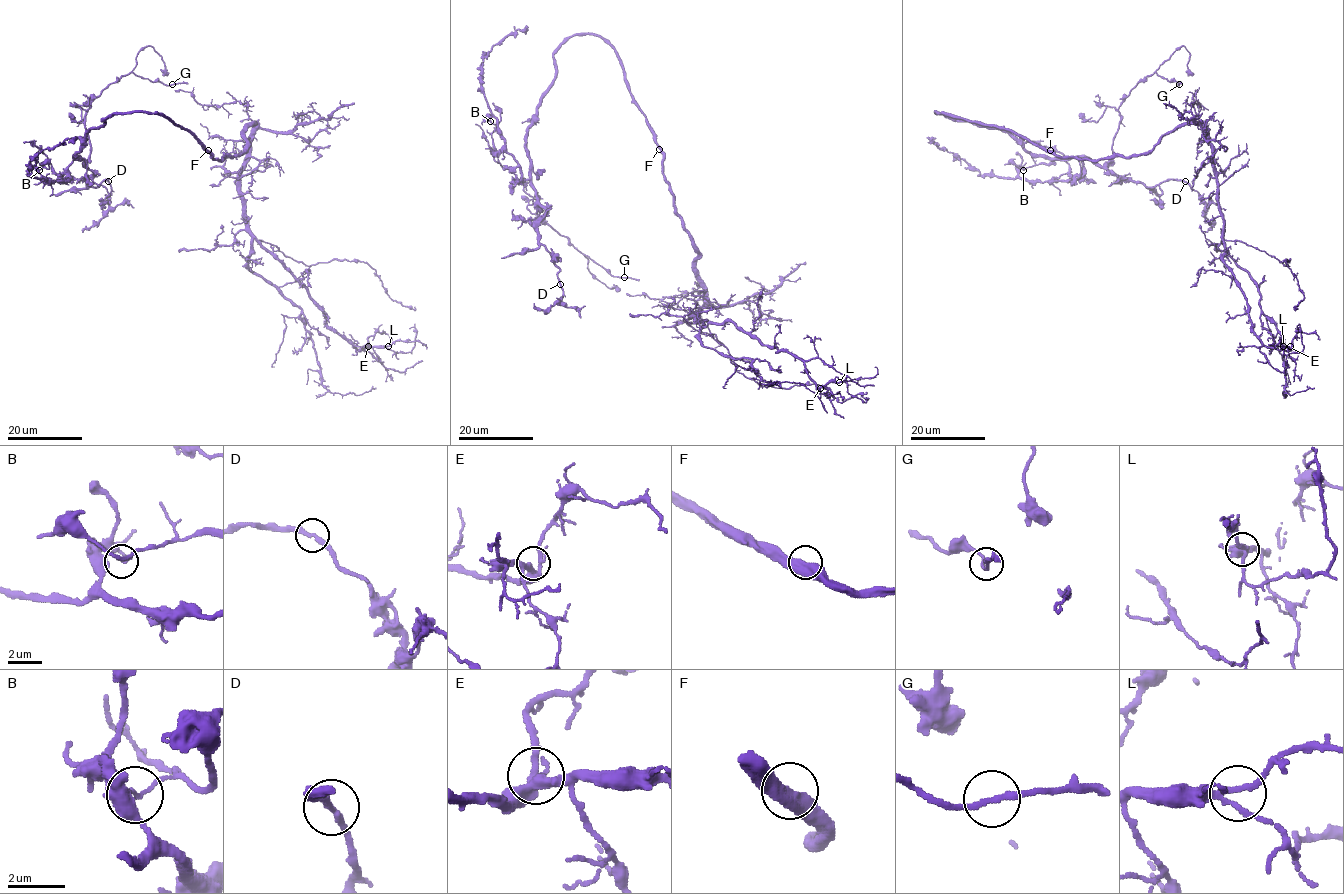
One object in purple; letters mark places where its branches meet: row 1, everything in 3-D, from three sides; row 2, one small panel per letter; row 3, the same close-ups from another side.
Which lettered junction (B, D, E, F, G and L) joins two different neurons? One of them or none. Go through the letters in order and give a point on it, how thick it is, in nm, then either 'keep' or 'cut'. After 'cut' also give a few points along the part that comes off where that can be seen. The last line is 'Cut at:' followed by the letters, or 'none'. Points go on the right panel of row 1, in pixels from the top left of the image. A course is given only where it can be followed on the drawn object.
B: (1023, 170) | 110 nm | cut | (1023, 170), (1036, 164), (1056, 162)
D: (1185, 181) | 240 nm | keep
E: (1290, 346) | 280 nm | keep
F: (1050, 150) | 420 nm | keep
G: (1179, 84) | 200 nm | keep
L: (1283, 346) | 180 nm | keep
Cut at: B

